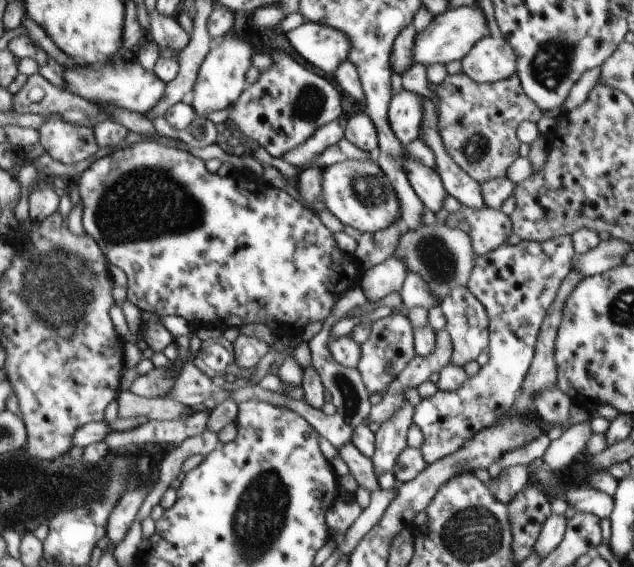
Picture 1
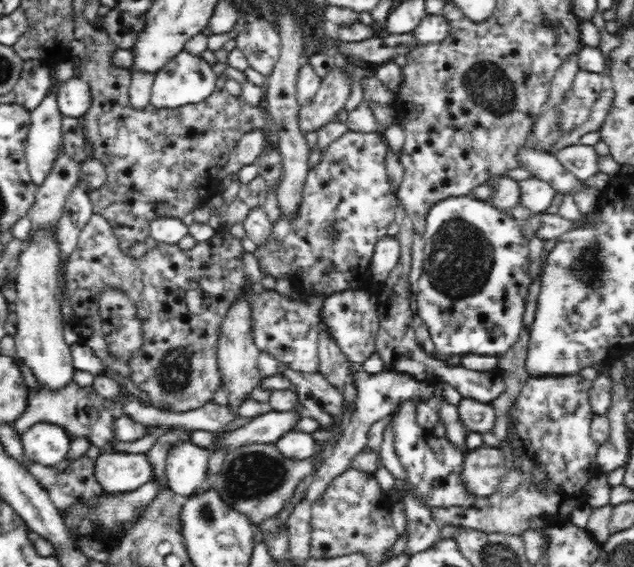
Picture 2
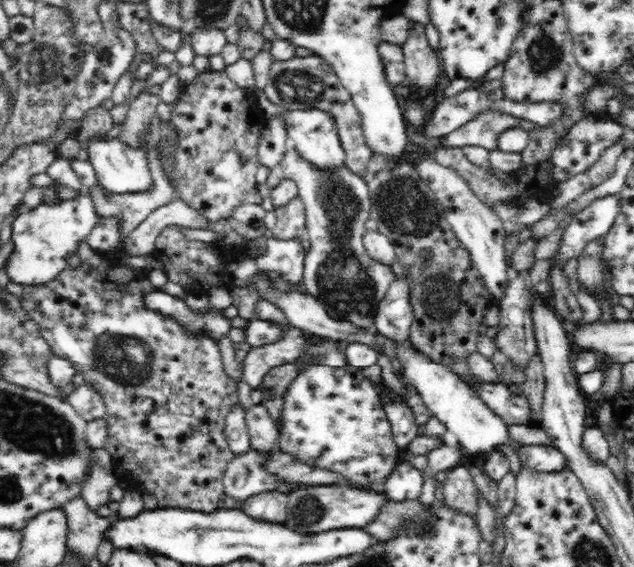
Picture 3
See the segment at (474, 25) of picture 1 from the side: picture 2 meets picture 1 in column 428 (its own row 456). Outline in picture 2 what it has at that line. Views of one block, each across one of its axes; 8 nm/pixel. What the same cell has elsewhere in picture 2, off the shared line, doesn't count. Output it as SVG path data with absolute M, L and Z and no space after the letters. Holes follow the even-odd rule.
M46 422L33 424L21 435L24 457L34 464L56 466L67 459L72 438L64 428Z

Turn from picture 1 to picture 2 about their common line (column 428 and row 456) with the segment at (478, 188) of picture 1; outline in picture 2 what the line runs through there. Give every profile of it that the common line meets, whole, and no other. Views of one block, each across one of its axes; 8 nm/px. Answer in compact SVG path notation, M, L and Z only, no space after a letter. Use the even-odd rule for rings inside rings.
M105 454L95 460L94 476L104 491L125 493L152 482L154 468L147 454Z

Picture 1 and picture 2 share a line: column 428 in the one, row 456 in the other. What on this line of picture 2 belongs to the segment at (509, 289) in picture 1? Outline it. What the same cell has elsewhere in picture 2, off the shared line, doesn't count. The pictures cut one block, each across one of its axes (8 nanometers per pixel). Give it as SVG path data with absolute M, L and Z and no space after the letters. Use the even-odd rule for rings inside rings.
M443 381L437 382L429 392L423 394L423 397L424 400L417 400L417 398L406 400L390 416L396 455L398 455L403 470L406 471L408 480L413 484L415 492L421 496L429 508L432 506L438 508L471 507L476 496L470 494L465 489L465 485L461 483L465 454L459 452L459 449L448 442L446 437L435 437L432 430L422 429L416 418L417 404L420 402L427 400L448 401L448 403L457 406L463 397L452 385Z

